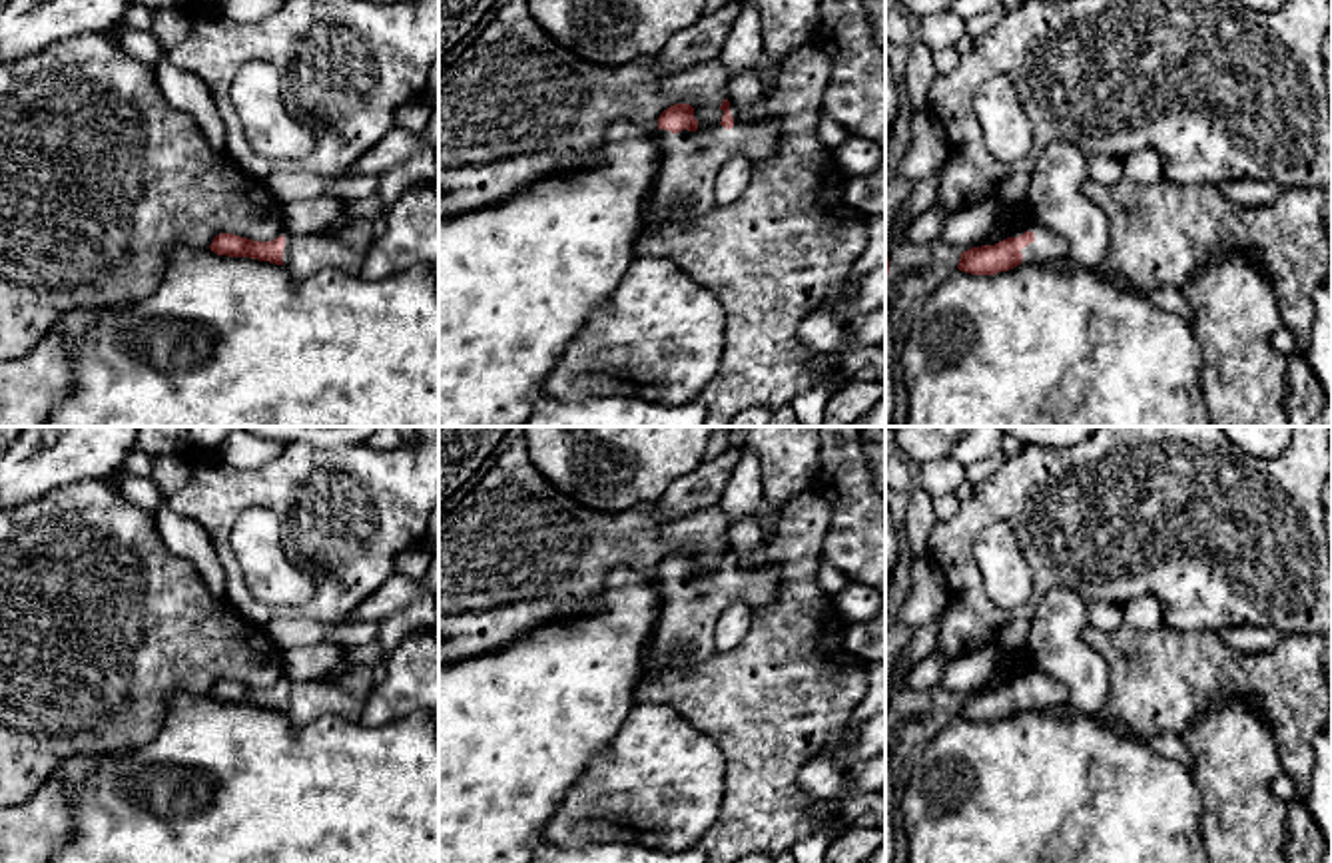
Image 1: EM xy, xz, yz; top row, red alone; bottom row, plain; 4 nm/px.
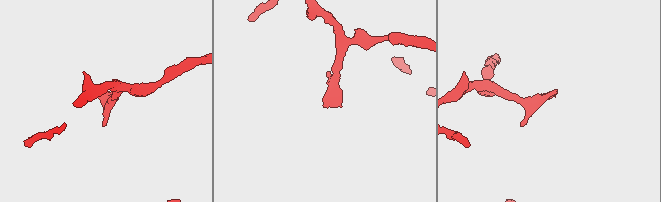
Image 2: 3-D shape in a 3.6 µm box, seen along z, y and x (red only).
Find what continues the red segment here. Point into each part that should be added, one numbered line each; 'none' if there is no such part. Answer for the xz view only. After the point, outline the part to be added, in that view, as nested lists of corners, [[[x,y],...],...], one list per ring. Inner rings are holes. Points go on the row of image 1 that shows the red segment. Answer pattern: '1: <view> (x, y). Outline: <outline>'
1: xz (690, 160). Outline: [[[732,106],[734,128],[726,130],[720,110],[714,124],[696,132],[658,130],[662,163],[652,187],[654,219],[666,223],[678,213],[702,215],[716,205],[718,169],[736,153],[762,163],[784,142],[784,122],[744,120]]]

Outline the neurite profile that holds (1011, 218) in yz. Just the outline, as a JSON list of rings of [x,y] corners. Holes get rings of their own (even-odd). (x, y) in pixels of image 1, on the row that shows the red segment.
[[[1025,203],[1023,205],[1005,205],[1001,207],[991,231],[987,233],[989,245],[995,245],[1011,237],[1025,221],[1029,219]]]

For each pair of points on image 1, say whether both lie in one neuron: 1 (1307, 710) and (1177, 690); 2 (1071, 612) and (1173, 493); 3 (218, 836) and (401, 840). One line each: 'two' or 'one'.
1: one
2: two
3: one

